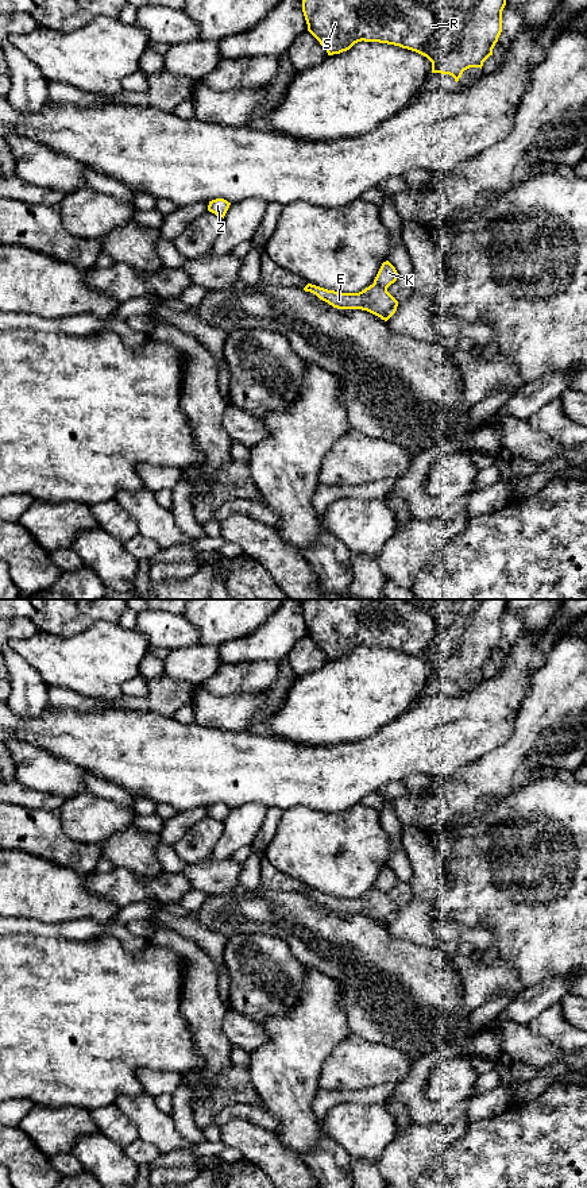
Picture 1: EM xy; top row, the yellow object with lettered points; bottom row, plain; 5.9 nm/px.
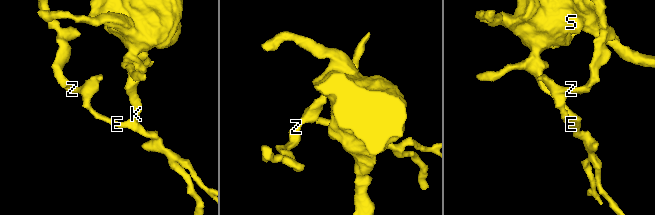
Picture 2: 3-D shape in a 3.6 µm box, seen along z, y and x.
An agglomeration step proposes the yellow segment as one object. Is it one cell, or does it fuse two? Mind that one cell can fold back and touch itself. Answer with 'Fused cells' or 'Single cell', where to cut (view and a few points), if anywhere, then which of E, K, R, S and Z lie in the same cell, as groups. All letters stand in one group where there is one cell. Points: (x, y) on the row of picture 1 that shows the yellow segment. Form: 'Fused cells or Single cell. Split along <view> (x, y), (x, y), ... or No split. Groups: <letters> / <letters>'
Fused cells. Split along xy (374, 281), (386, 289). Groups: E Z / K R S

